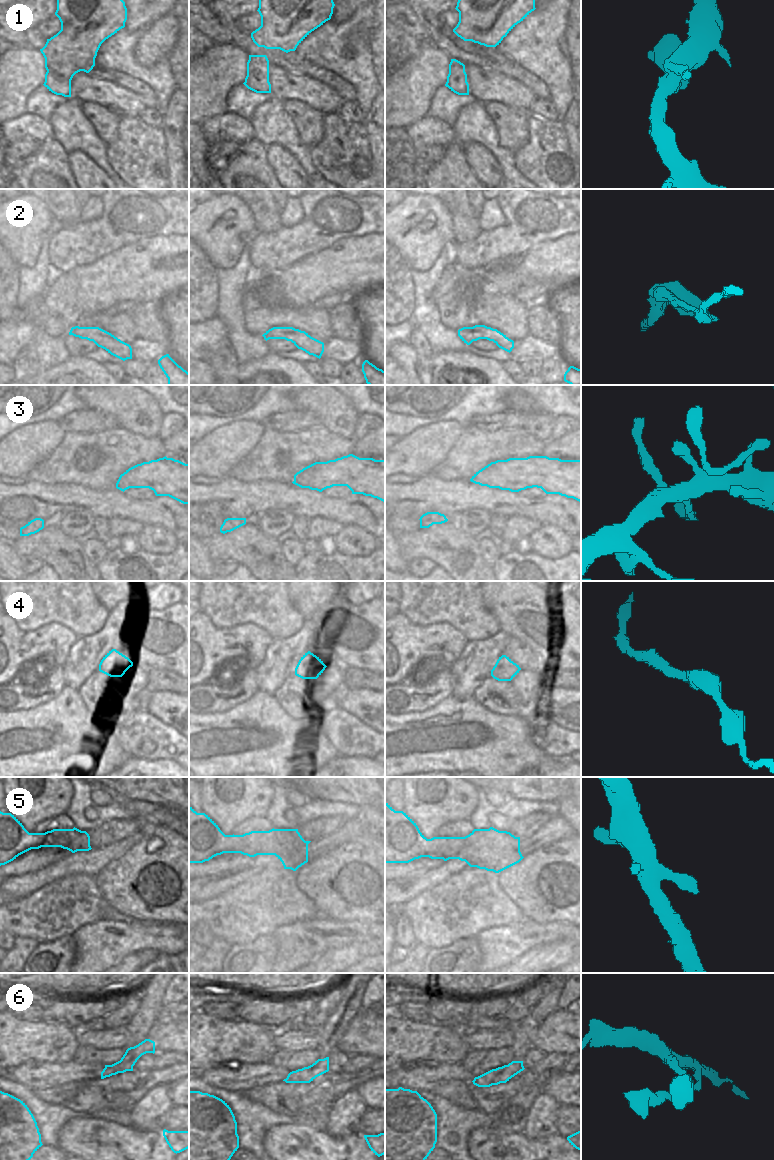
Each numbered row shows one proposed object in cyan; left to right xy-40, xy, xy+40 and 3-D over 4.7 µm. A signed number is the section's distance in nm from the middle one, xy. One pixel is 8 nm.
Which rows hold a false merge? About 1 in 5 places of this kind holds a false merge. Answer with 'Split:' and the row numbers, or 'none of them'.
Split: none of them

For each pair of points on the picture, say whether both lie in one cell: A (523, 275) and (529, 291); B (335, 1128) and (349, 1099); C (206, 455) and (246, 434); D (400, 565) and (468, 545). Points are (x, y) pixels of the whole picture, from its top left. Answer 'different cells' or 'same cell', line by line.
A: different cells
B: same cell
C: same cell
D: different cells

